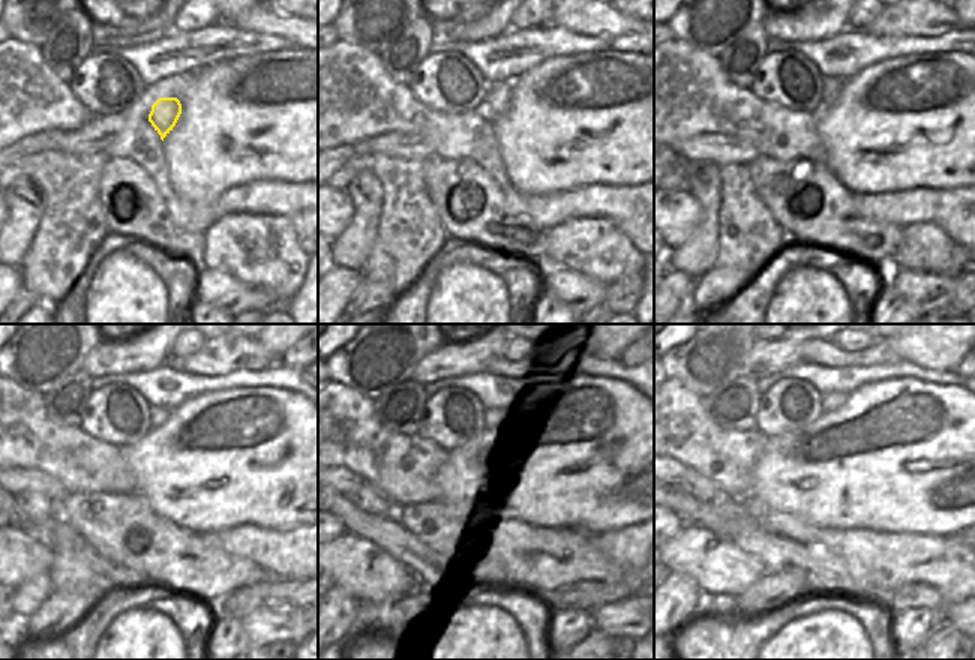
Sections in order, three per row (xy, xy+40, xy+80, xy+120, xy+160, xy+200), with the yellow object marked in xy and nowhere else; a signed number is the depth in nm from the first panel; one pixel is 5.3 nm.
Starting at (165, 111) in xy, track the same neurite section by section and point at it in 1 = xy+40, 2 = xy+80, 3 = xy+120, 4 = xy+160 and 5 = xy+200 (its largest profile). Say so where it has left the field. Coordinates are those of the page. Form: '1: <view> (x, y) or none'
1: xy+40 (495, 102)
2: xy+80 (831, 84)
3: xy+120 (156, 416)
4: xy+160 (494, 414)
5: xy+200 (834, 399)

